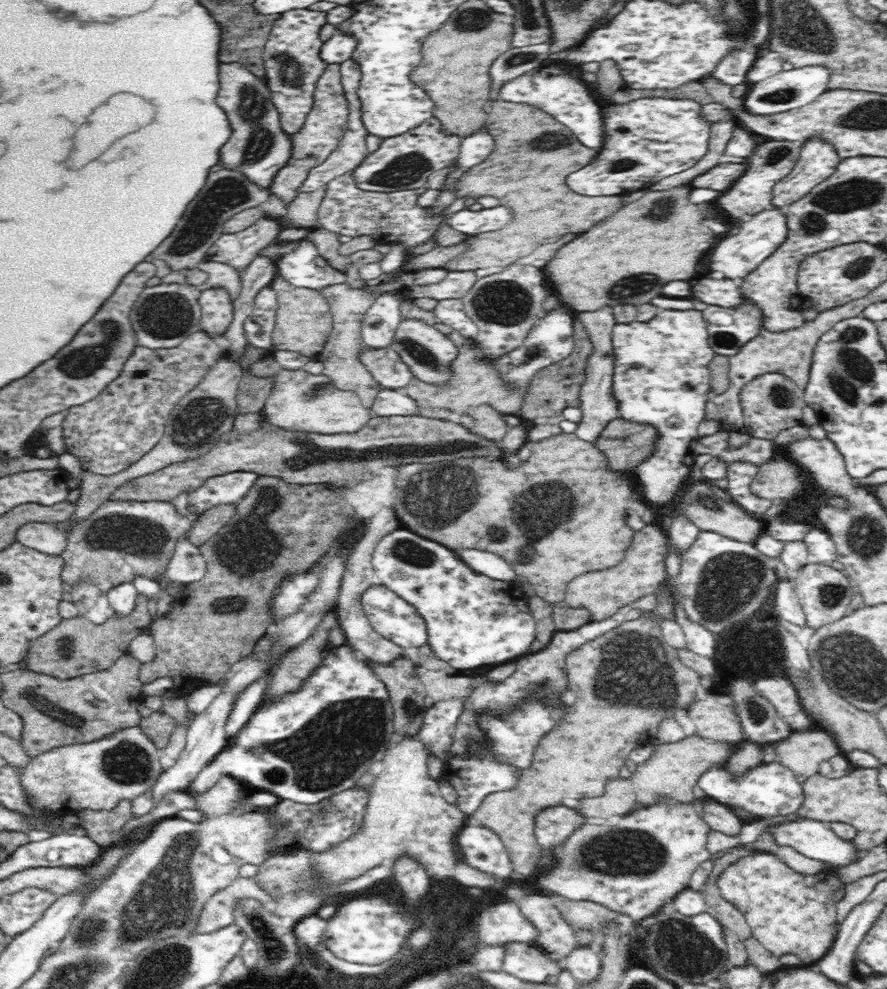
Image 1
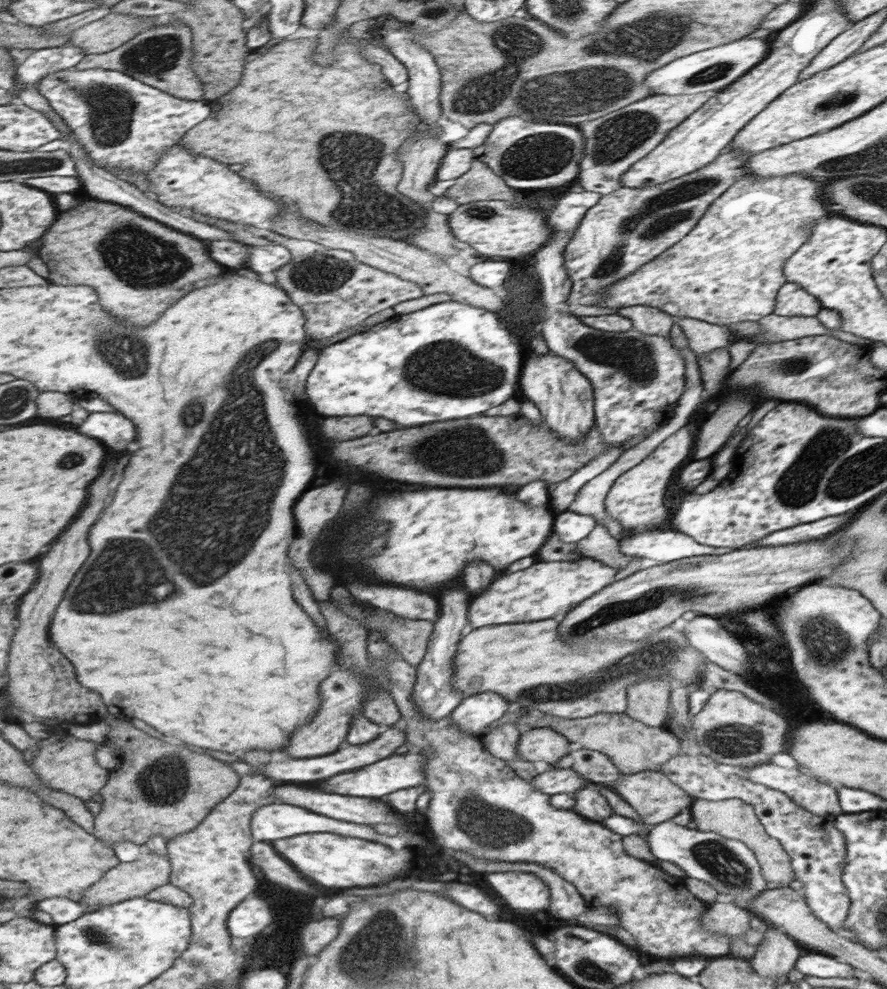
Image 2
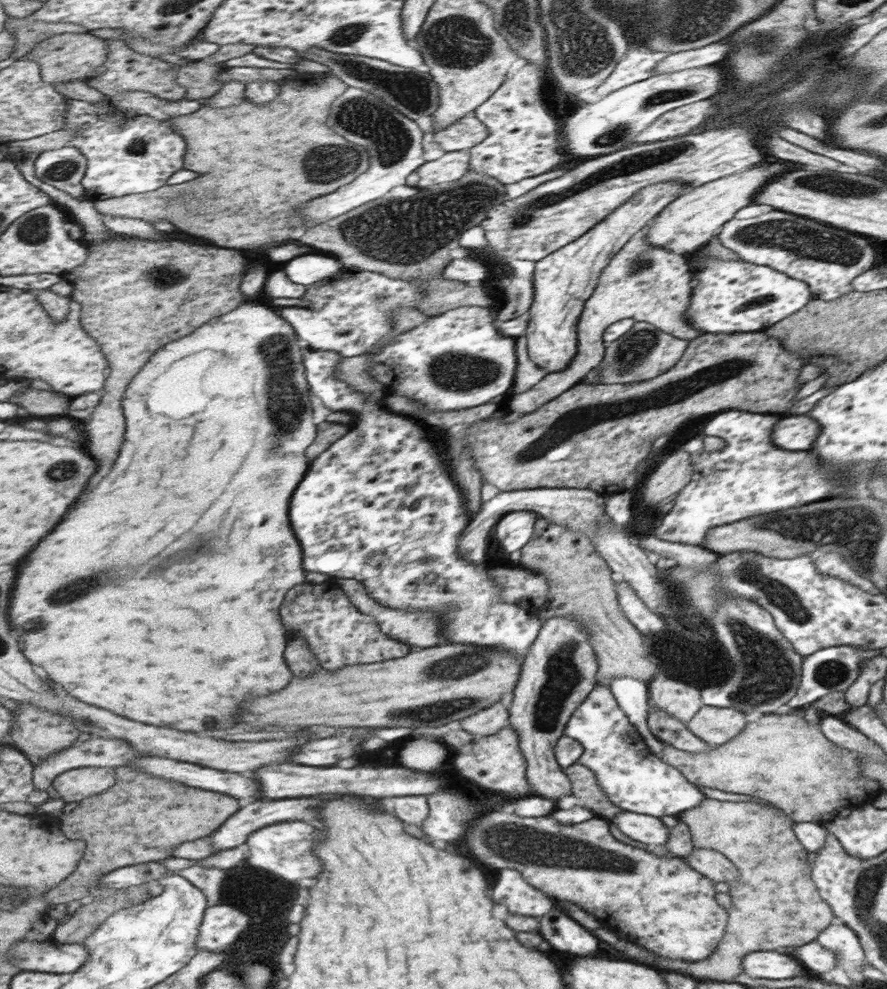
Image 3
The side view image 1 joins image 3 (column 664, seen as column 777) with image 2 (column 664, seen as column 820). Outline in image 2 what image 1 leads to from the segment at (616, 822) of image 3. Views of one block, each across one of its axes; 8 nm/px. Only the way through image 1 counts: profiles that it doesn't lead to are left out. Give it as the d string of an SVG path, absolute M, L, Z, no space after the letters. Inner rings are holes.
M664 821L648 827L645 844L656 860L675 864L685 873L685 877L709 884L718 892L720 899L729 900L742 909L766 890L760 863L753 851L739 840L729 840L715 832L698 831Z

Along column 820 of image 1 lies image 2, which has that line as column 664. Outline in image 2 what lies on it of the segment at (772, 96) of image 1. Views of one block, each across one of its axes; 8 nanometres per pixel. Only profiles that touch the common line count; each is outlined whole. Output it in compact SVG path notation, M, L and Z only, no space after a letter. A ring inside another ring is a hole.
M754 34L723 43L707 50L676 58L667 65L646 76L644 85L650 88L650 95L682 95L720 91L739 77L743 77L749 69L764 60L769 53L766 39L757 38Z

